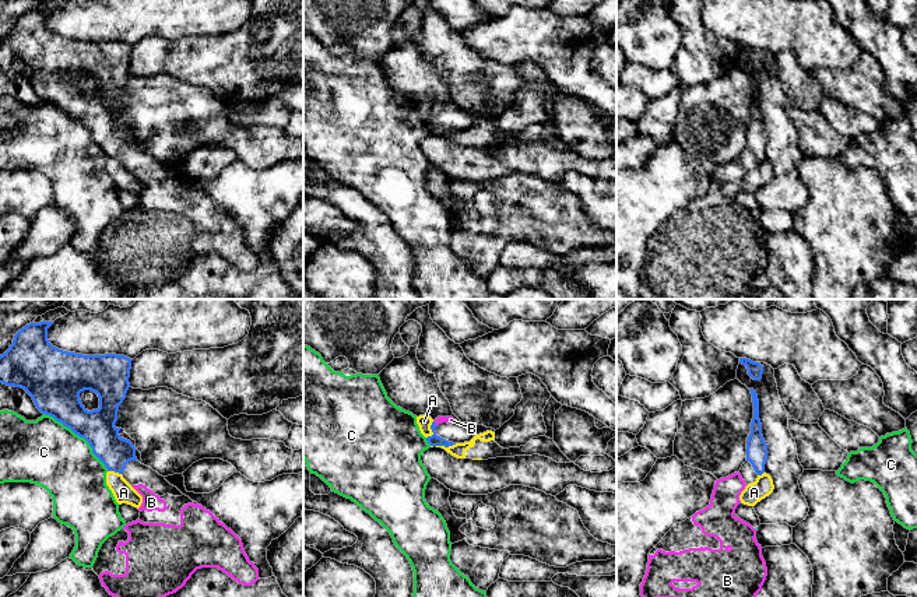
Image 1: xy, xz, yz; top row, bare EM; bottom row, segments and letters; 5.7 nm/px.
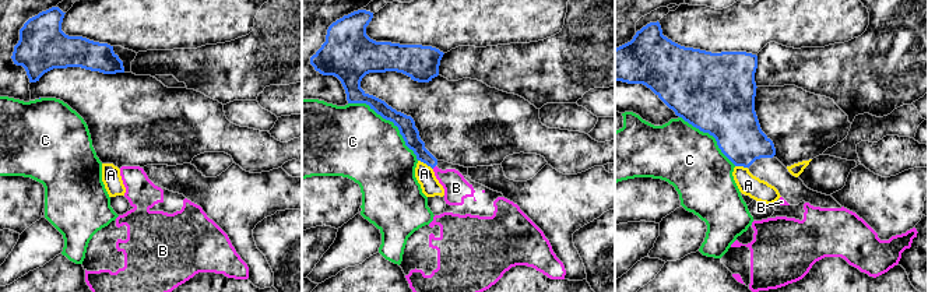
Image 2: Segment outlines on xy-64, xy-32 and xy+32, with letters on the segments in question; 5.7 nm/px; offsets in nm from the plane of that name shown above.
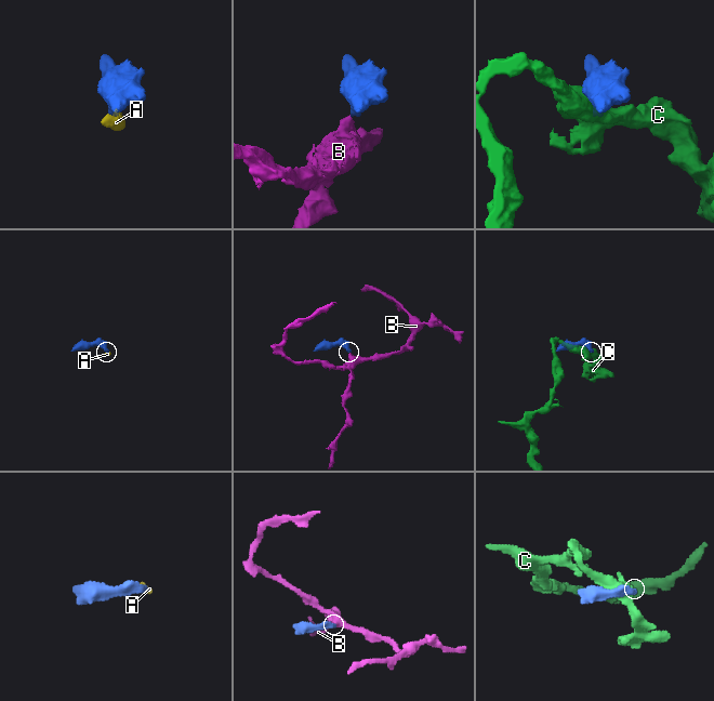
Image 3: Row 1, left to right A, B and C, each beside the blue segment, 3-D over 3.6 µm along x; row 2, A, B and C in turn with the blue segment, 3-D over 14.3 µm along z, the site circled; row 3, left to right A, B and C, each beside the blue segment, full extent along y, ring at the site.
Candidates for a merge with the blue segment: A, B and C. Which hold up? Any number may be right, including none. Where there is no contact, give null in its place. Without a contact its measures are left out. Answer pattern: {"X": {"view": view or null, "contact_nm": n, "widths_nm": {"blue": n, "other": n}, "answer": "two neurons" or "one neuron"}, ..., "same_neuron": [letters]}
{"A": {"view": "xz", "contact_nm": 110, "widths_nm": {"blue": 60, "other": 80}, "answer": "two neurons"}, "B": {"view": "xz", "contact_nm": 40, "widths_nm": {"blue": 60, "other": 50}, "answer": "one neuron"}, "C": {"view": "xy", "contact_nm": 500, "widths_nm": {"blue": 220, "other": 380}, "answer": "two neurons"}, "same_neuron": ["B"]}

